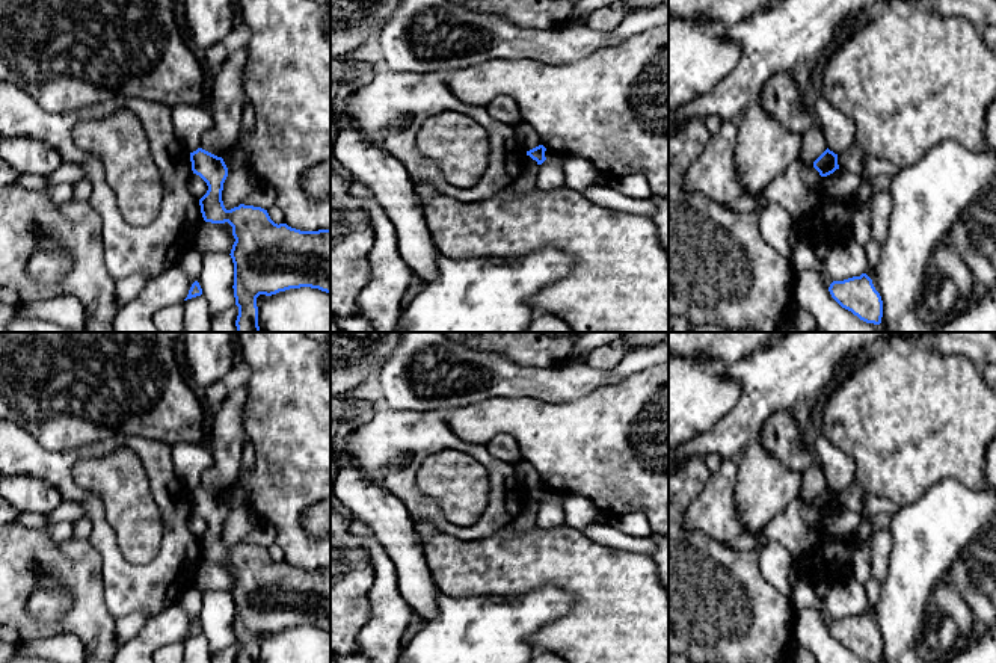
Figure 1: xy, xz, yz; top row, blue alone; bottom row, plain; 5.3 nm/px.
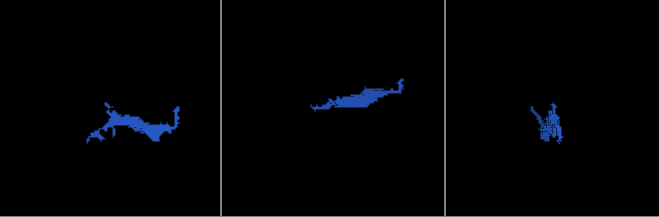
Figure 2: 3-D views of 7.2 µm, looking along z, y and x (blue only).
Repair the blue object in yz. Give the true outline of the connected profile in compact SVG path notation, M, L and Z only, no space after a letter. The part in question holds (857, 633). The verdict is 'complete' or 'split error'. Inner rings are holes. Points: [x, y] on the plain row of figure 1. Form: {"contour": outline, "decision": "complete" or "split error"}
{"contour": "M866 612L833 619L828 630L842 646L851 649L860 658L874 663L881 661L883 639Z", "decision": "complete"}

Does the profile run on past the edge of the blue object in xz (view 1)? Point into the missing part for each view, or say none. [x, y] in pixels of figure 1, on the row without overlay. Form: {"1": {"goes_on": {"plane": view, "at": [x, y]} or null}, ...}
{"1": {"goes_on": null}}

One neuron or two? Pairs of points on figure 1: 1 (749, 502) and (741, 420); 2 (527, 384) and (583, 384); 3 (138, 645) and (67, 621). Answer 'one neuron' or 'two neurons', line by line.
1: two neurons
2: one neuron
3: two neurons

